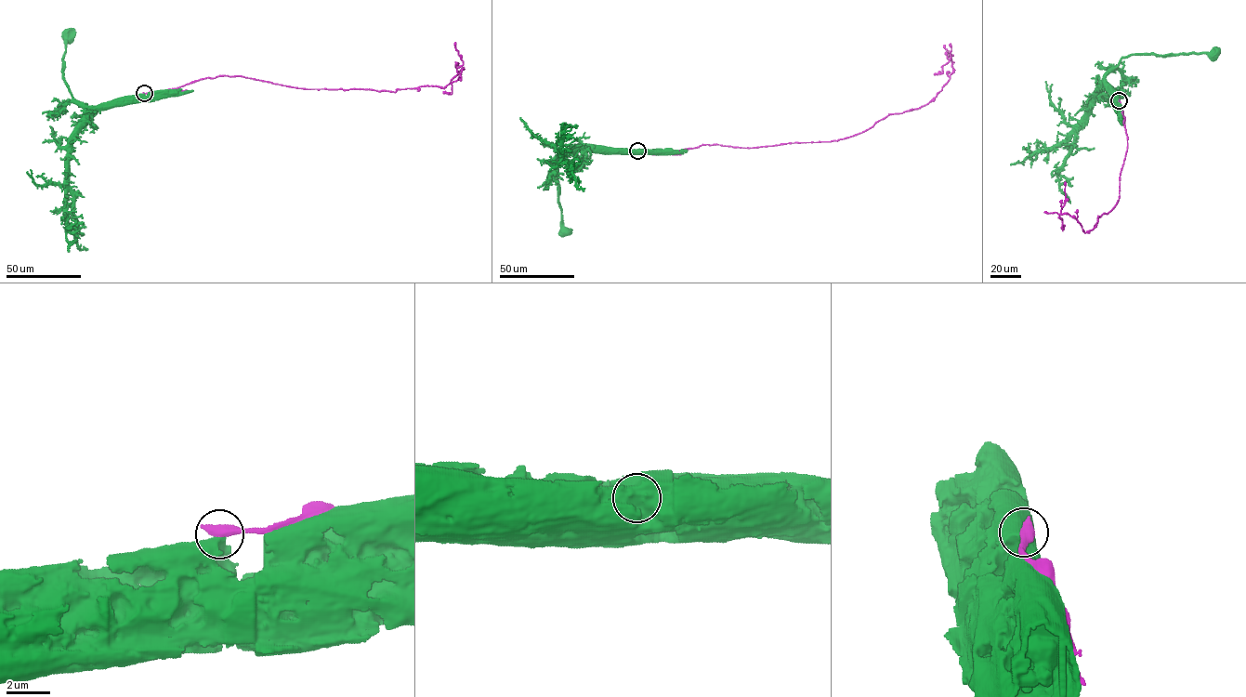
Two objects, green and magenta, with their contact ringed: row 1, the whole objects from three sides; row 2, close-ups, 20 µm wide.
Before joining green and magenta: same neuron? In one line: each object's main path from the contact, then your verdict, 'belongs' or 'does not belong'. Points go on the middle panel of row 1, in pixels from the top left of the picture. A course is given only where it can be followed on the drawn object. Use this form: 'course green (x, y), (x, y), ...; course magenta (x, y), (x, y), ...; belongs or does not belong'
course green (637, 151), (602, 150); course magenta (637, 151), (855, 135), (888, 114), (934, 98), (953, 72), (946, 57), (952, 55), (944, 45); does not belong

